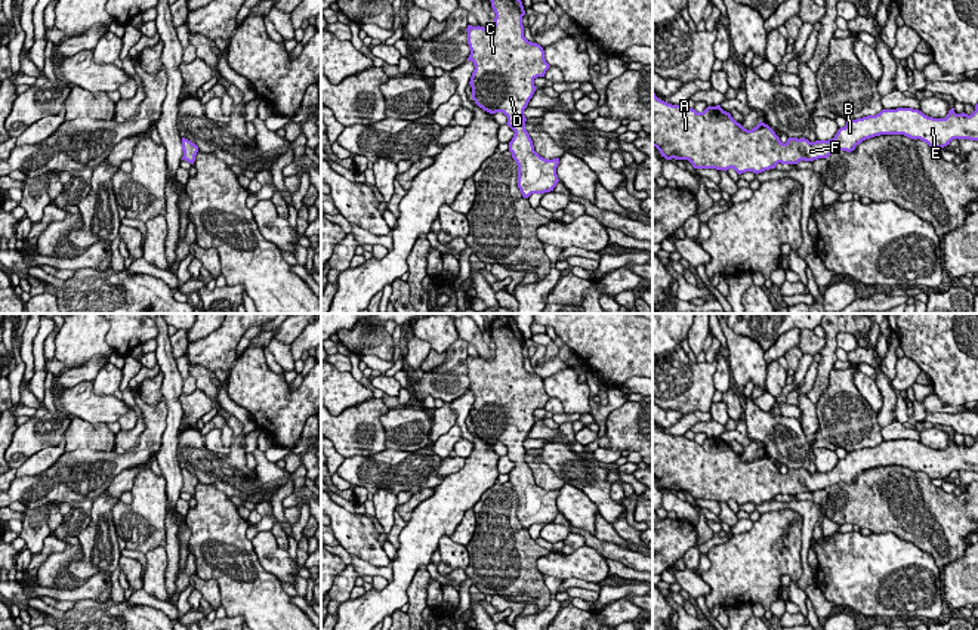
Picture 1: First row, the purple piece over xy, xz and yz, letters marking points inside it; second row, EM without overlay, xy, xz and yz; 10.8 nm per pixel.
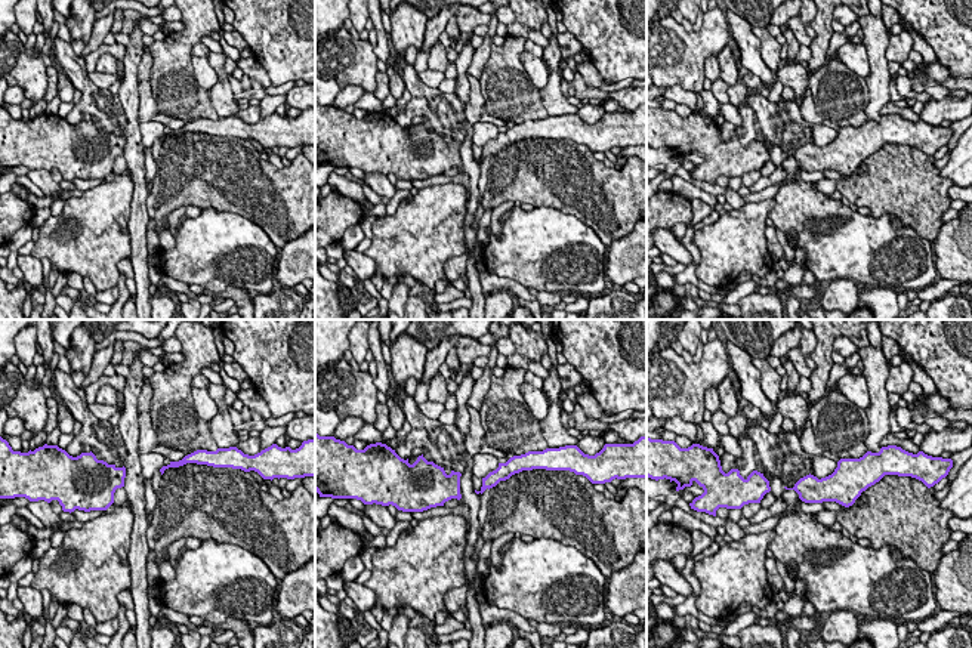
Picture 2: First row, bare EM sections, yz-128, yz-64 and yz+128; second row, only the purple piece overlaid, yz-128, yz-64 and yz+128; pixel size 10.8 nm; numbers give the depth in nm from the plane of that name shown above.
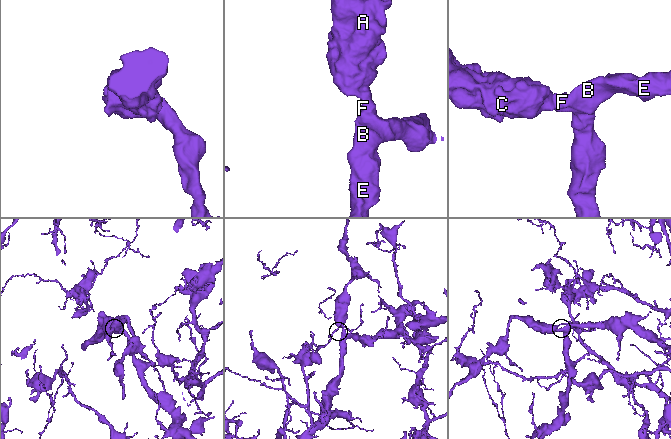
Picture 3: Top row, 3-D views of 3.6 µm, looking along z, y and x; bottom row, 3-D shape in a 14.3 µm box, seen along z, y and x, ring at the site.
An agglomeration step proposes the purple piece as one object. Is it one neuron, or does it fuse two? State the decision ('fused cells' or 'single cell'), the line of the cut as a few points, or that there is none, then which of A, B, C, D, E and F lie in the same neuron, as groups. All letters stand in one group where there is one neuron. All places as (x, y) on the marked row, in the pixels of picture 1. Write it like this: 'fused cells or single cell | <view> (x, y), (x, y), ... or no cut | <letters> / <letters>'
single cell | no cut | A B C D E F

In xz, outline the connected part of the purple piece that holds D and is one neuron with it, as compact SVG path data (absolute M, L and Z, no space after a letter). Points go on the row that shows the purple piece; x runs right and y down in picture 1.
M490 0L496 13L491 28L468 25L468 44L475 70L471 77L472 99L490 114L503 112L507 117L507 126L515 132L509 142L512 158L518 164L518 188L524 198L531 194L544 194L553 191L559 182L556 167L559 158L546 160L534 151L533 140L525 130L525 115L530 99L536 92L534 80L544 77L549 64L544 59L544 50L540 44L531 43L524 37L522 16L525 15L521 0Z

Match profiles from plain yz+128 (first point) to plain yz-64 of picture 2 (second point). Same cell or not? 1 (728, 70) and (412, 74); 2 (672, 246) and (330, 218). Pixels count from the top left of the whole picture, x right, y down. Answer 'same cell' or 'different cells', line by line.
1: different cells
2: different cells

